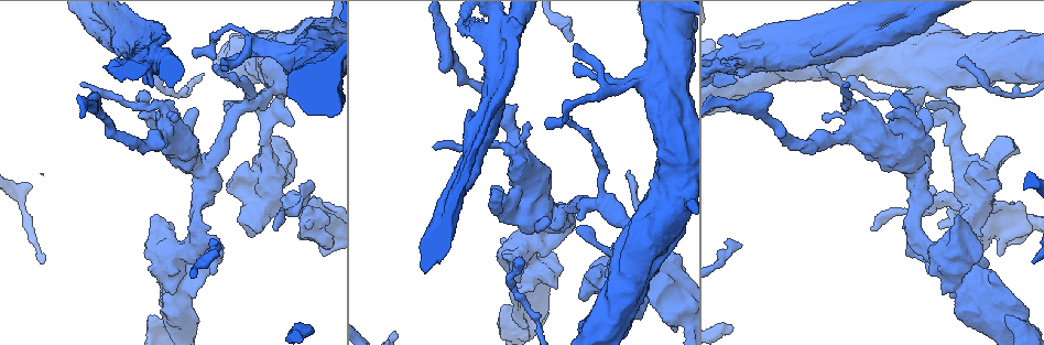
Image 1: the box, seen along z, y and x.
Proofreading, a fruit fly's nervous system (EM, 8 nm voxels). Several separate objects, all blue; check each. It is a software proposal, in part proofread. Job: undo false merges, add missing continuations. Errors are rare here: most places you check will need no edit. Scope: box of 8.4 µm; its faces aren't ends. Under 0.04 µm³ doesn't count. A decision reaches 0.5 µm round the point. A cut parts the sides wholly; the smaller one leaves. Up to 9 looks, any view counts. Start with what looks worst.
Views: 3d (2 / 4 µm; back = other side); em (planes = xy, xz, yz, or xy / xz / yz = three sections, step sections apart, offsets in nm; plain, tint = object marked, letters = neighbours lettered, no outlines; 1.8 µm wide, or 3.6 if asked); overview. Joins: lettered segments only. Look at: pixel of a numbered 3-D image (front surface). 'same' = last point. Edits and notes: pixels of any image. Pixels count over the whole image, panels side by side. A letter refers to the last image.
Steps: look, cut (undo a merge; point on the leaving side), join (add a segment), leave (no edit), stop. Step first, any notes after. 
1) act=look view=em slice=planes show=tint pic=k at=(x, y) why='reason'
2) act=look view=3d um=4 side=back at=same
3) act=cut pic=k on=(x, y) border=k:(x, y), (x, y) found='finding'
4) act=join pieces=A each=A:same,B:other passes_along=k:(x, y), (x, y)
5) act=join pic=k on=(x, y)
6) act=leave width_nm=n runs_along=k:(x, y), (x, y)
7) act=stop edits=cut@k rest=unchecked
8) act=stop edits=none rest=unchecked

act=look view=3d um=4 pic=1 at=(280, 99) why='thick turns thin'

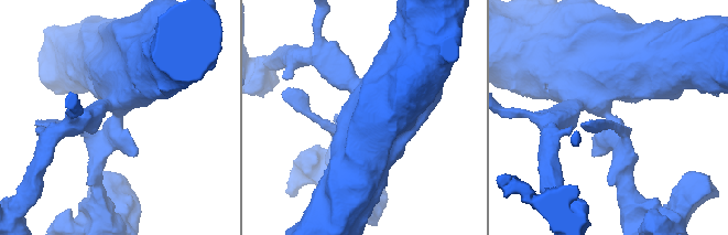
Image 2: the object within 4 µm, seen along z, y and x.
act=look view=em slice=xy step=8 show=tint pic=2 at=(120, 119) why='shape alone is not enough'

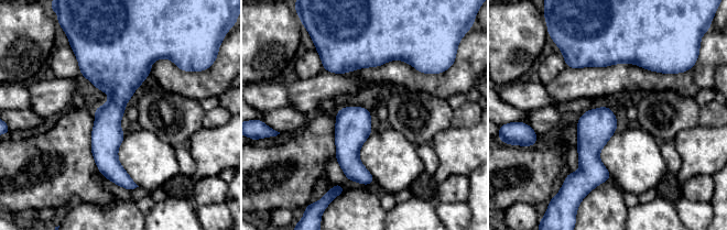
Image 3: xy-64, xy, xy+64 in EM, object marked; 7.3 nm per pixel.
act=look view=em slice=planes show=letters at=same

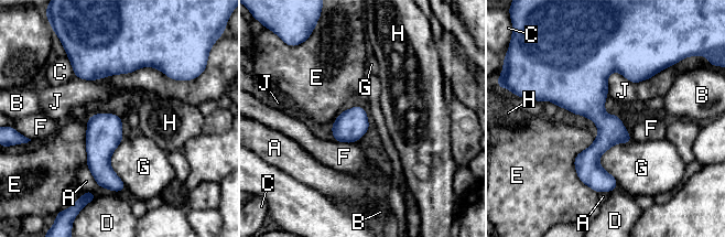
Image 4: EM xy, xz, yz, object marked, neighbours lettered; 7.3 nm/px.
act=leave each=A:other,B:other,C:other,D:other,E:other,F:other,G:other,H:other,J:other runs_along=4:(604, 56), (594, 173), (608, 189) found='one cell here'

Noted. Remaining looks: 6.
act=look view=3d um=4 pic=1 at=(574, 75) why='branch stops here'

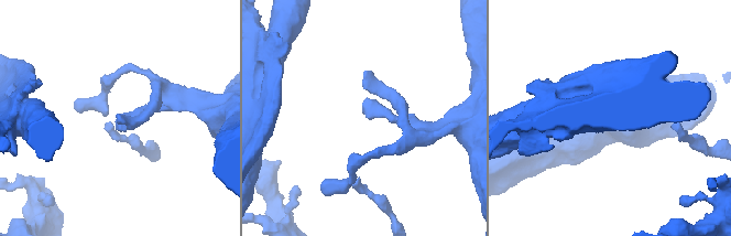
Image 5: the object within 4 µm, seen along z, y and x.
act=look view=em slice=xy step=16 show=letters pic=5 at=(115, 121)

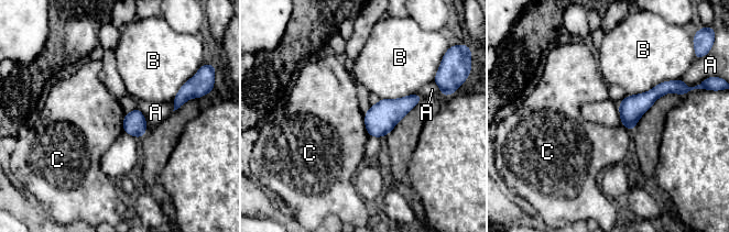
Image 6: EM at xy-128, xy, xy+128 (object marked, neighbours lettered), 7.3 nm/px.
act=look view=em slice=planes show=letters at=same

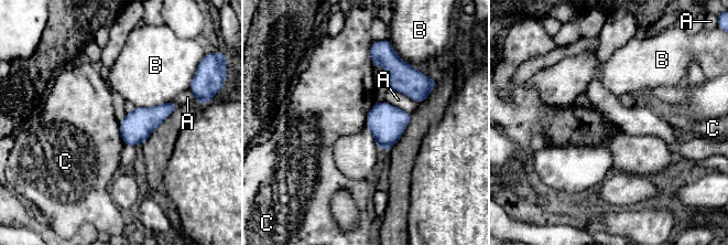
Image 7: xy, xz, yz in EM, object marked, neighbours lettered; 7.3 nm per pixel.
act=leave width_nm=220 longest_contact=B:260nm each=A:other,B:other,C:other found='no lettered segment goes on from it'

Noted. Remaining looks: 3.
act=look view=em um=3.6 slice=planes show=letters pic=1 at=(908, 162) why='abrupt turn'

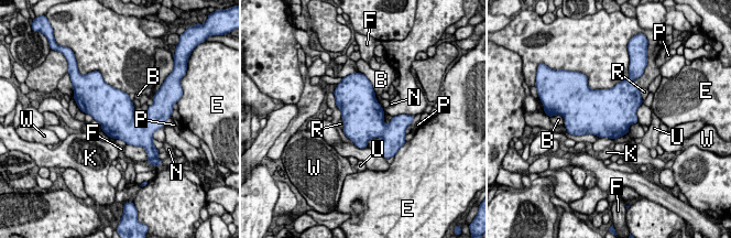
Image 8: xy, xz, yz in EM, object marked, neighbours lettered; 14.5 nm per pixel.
act=leave width_nm=550 each=B:other,E:other,F:other,K:other,N:other,P:other,R:other,U:other,W:other border=8:(94, 119), (102, 127) found='one cell here'

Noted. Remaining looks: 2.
act=look view=em um=3.6 slice=planes show=letters pic=1 at=(529, 262) why='thick turns thin'

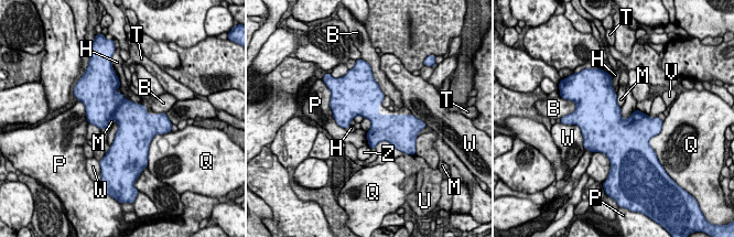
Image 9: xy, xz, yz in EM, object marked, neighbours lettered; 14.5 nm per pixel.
act=leave width_nm=360 each=B:other,H:other,M:other,P:other,Q:other,T:other,U:other,V:other,W:other,Z:other found='all the same cell'

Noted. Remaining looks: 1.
act=stop edits=none rest=unchecked

